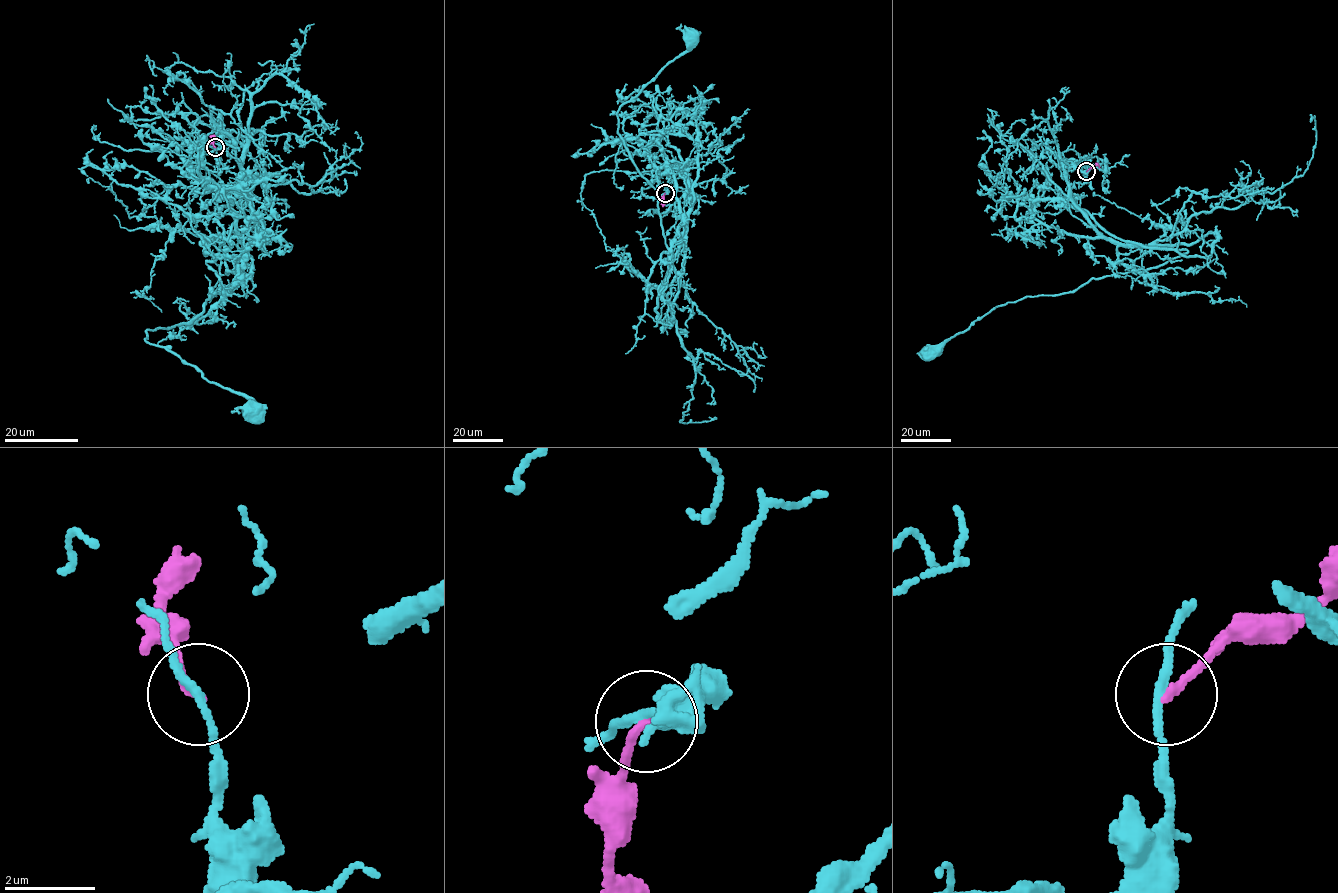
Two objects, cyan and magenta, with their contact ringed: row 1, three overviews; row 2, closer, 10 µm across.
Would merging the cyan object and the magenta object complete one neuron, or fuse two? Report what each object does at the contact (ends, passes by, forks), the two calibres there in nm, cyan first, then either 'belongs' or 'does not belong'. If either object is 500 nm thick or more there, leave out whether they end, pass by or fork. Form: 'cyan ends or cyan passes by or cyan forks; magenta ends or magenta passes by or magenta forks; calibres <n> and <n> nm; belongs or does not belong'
cyan passes by; magenta ends; calibres 170 and 190 nm; does not belong

